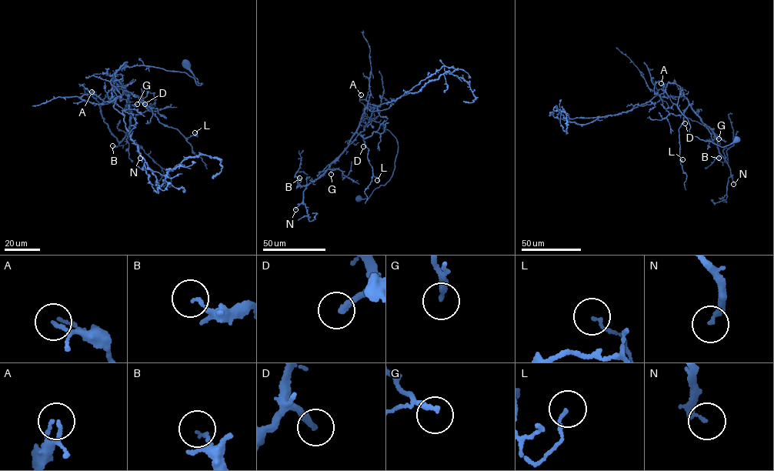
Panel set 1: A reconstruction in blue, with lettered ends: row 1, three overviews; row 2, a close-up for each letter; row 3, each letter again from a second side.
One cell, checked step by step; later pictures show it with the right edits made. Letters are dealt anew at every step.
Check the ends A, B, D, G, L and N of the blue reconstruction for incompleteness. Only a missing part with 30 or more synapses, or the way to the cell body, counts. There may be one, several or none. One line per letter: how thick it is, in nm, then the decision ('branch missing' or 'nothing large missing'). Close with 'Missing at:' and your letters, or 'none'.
A: 80 nm thick; nothing large missing
B: 120 nm thick; nothing large missing
D: 240 nm thick; branch missing
G: 220 nm thick; nothing large missing
L: 90 nm thick; nothing large missing
N: 240 nm thick; branch missing
Missing at: D, N

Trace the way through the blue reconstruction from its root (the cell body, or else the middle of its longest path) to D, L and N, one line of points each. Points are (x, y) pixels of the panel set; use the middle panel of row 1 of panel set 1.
D: (358, 198), (368, 198), (388, 181), (398, 149), (390, 131), (365, 116), (356, 131), (362, 136), (363, 146)
L: (358, 198), (368, 198), (388, 181), (398, 149), (390, 131), (364, 116), (356, 131), (368, 148), (377, 180)
N: (358, 198), (368, 198), (388, 181), (398, 149), (390, 131), (365, 116), (342, 154), (306, 186), (295, 209)

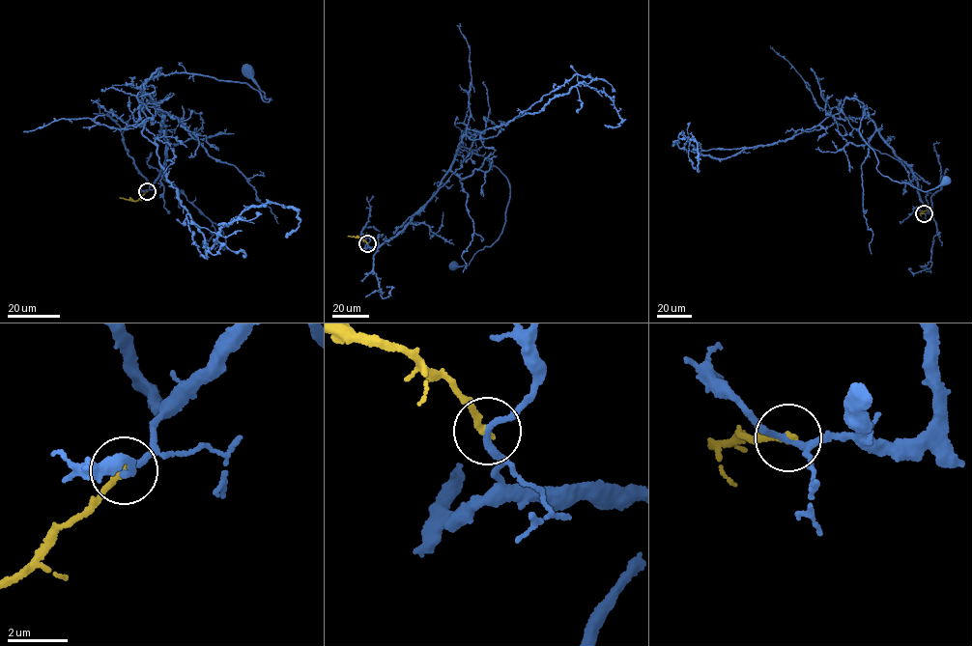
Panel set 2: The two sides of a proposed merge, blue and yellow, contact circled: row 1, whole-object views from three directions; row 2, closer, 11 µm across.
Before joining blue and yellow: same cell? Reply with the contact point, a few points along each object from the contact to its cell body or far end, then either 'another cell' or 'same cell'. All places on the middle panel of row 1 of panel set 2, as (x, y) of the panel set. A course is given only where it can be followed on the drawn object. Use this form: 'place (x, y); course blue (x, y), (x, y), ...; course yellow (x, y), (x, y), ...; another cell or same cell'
place (367, 243); course blue (367, 243), (379, 245), (403, 229), (463, 146), (500, 170), (510, 196), (499, 238), (467, 266), (451, 266); course yellow (367, 243), (360, 238), (347, 236); another cell

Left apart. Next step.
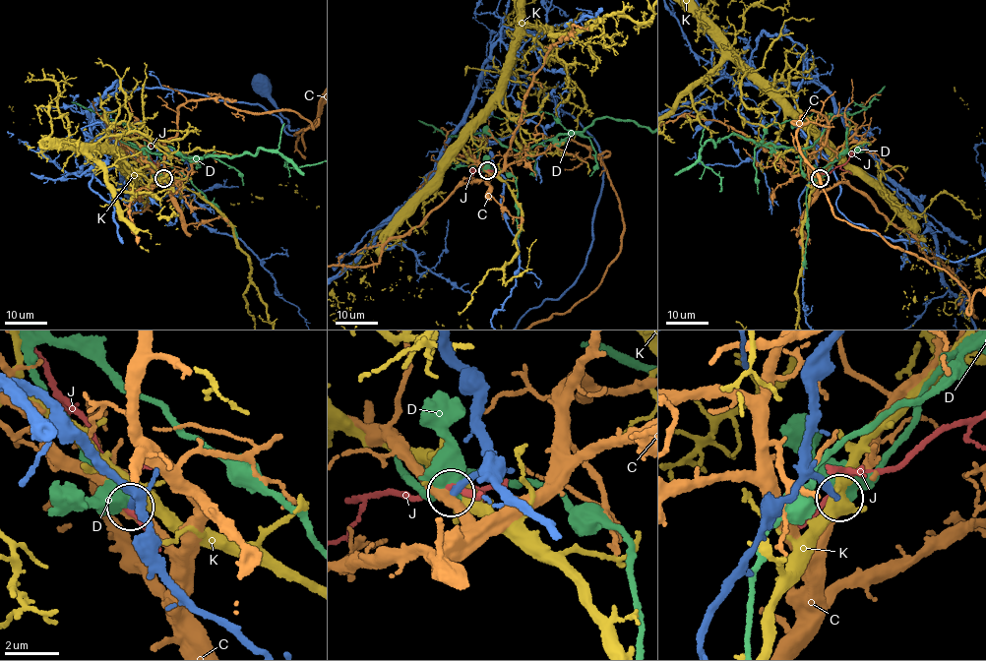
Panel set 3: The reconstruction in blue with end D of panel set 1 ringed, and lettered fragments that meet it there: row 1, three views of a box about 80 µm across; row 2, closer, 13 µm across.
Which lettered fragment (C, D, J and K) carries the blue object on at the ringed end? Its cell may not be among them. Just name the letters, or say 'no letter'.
no letter

